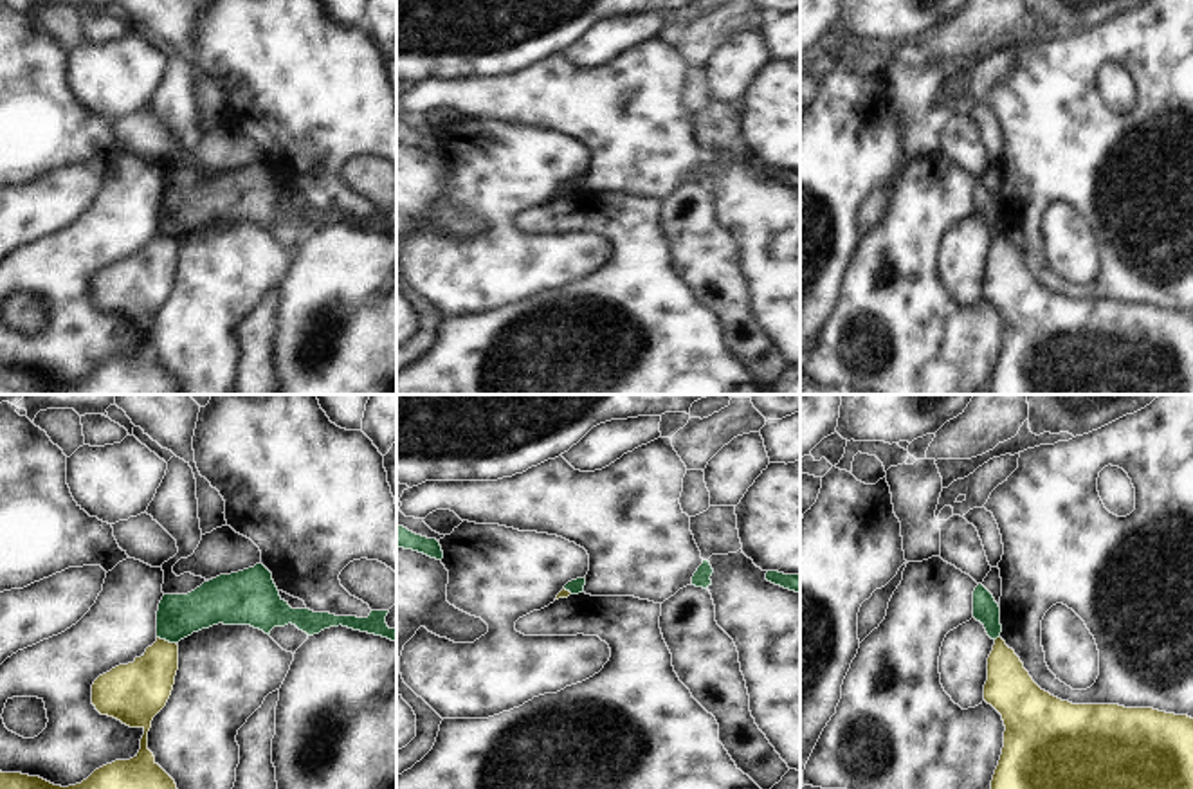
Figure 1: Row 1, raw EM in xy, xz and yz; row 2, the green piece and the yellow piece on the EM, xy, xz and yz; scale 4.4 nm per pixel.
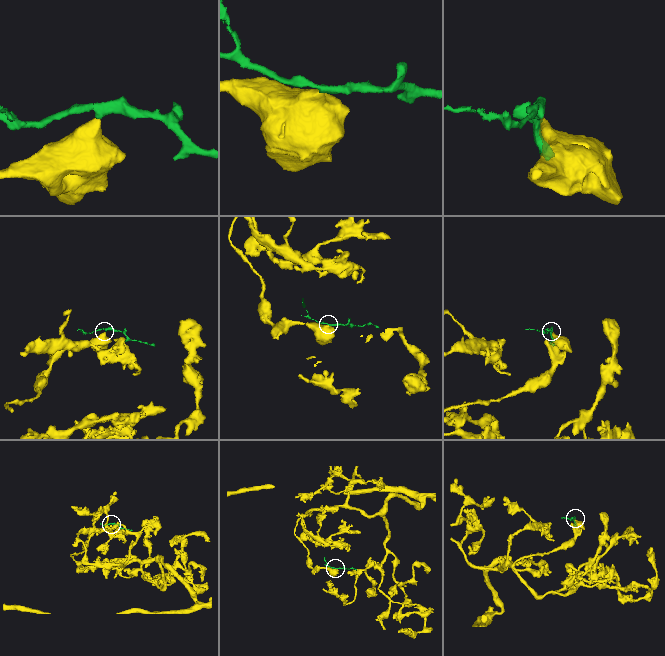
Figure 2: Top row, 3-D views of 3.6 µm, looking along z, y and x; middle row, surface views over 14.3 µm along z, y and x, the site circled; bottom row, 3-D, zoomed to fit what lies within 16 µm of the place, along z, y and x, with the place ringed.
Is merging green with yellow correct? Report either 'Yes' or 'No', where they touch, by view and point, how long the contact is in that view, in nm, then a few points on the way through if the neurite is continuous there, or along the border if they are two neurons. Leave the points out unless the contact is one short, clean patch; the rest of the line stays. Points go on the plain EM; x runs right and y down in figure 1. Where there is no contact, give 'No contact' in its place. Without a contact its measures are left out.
No. Touches green at xy (166, 236). Shared border 90 nm. Boundary: xy (157, 233), (175, 240)

